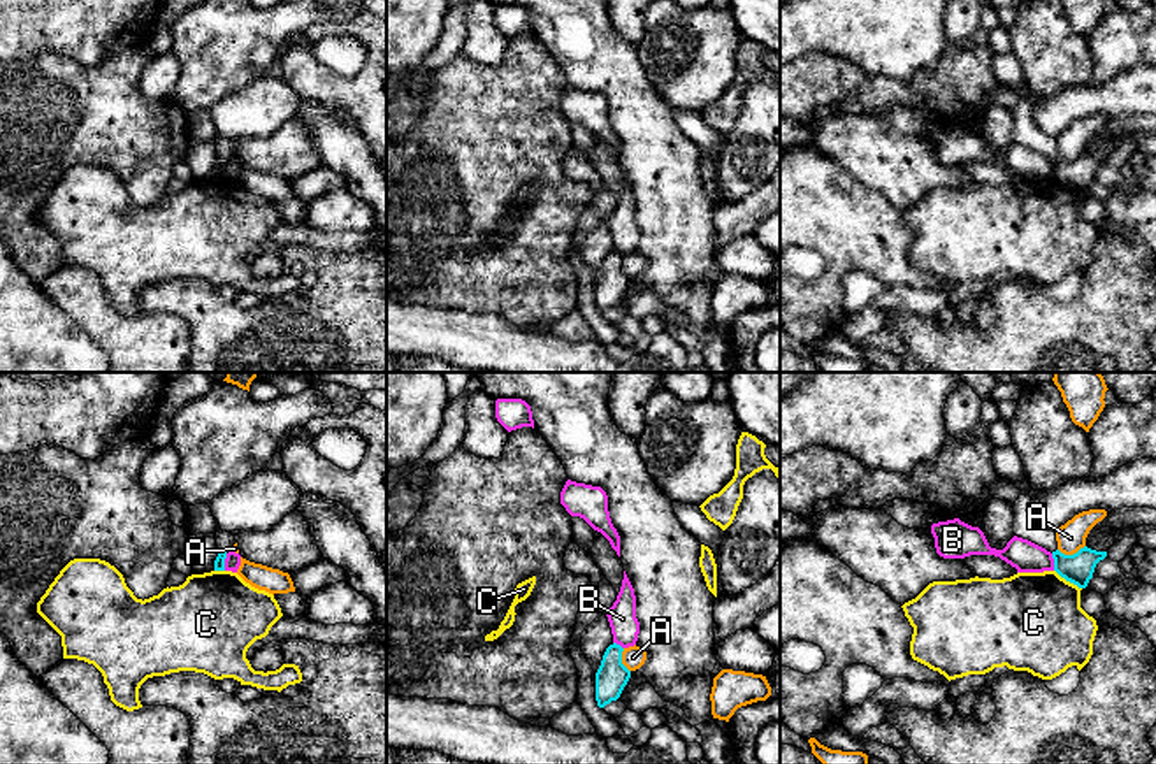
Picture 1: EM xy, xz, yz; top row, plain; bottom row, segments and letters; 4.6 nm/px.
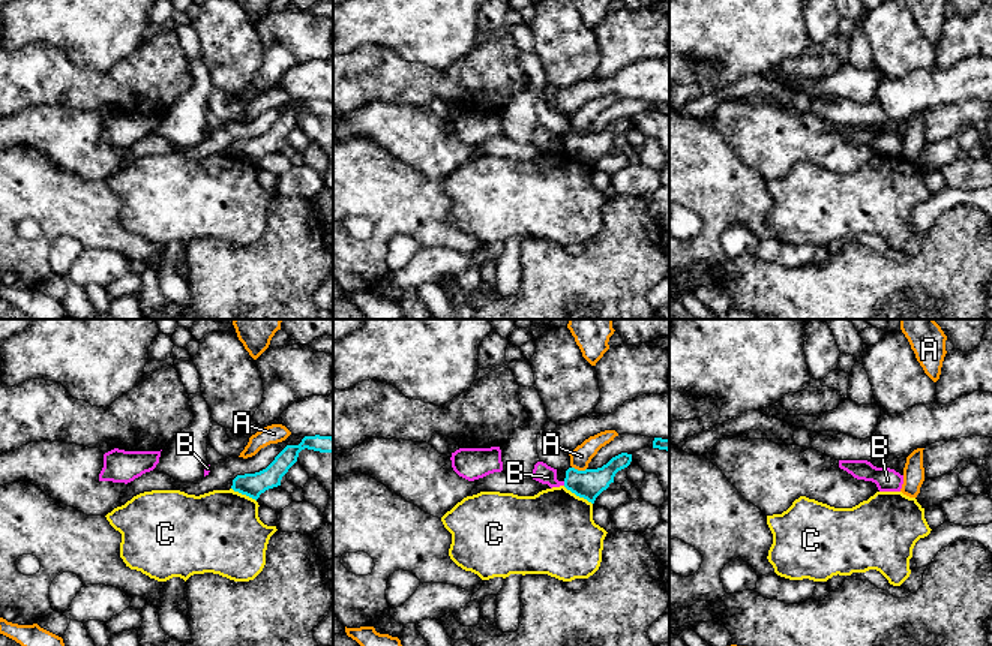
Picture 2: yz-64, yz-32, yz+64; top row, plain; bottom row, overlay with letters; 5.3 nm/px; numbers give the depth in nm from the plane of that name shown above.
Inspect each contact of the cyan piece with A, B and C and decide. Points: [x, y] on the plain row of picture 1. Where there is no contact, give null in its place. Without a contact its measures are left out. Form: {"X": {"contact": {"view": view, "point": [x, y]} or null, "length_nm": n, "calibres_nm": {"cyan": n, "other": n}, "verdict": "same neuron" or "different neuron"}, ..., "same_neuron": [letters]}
{"A": {"contact": {"view": "yz", "point": [1070, 162]}, "length_nm": 130, "calibres_nm": {"cyan": 140, "other": 130}, "verdict": "different neuron"}, "B": {"contact": {"view": "xy", "point": [223, 169]}, "length_nm": 80, "calibres_nm": {"cyan": 50, "other": 70}, "verdict": "different neuron"}, "C": {"contact": {"view": "yz", "point": [1069, 187]}, "length_nm": 160, "calibres_nm": {"cyan": 140, "other": 460}, "verdict": "different neuron"}, "same_neuron": []}

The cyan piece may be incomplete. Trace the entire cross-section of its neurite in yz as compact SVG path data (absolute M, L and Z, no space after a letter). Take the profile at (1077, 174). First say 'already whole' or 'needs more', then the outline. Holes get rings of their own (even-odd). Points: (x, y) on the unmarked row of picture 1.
already whole | M1087 153L1080 155L1073 162L1065 162L1059 156L1052 158L1054 177L1066 188L1086 195L1093 184L1095 174L1107 163L1107 158L1096 158Z

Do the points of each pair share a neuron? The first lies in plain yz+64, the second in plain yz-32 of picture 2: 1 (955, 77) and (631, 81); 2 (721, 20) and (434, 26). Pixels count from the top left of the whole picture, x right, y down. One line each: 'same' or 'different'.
1: same
2: same

